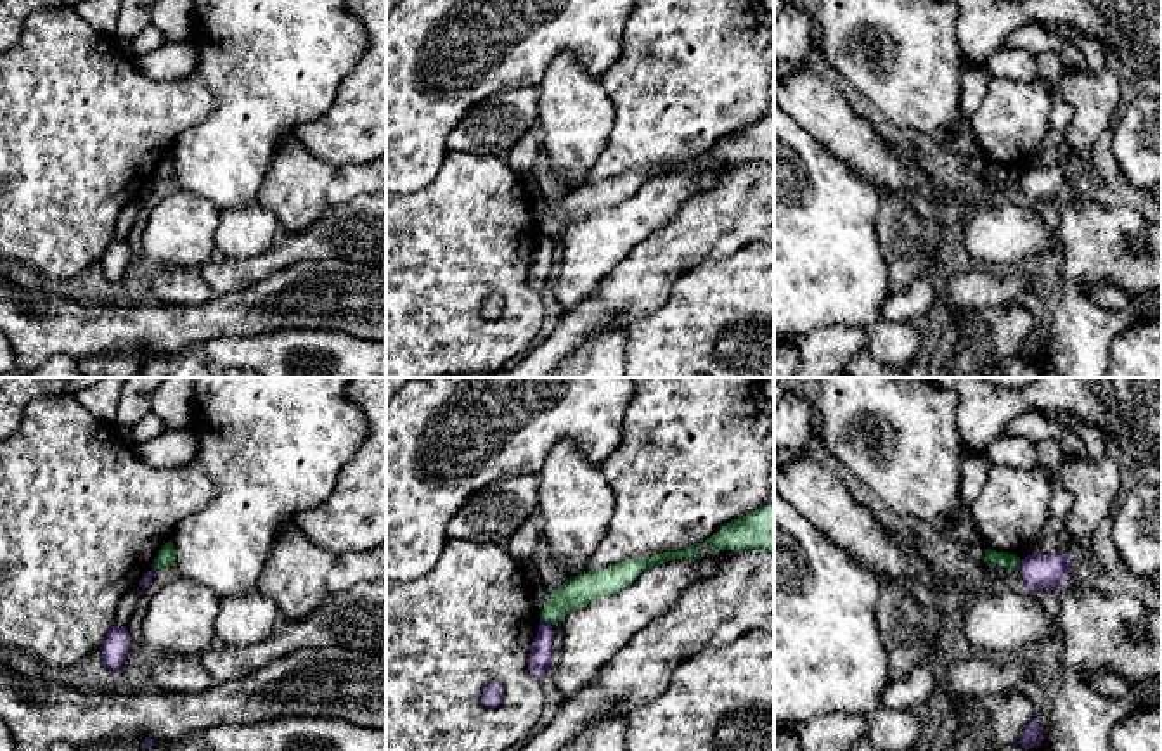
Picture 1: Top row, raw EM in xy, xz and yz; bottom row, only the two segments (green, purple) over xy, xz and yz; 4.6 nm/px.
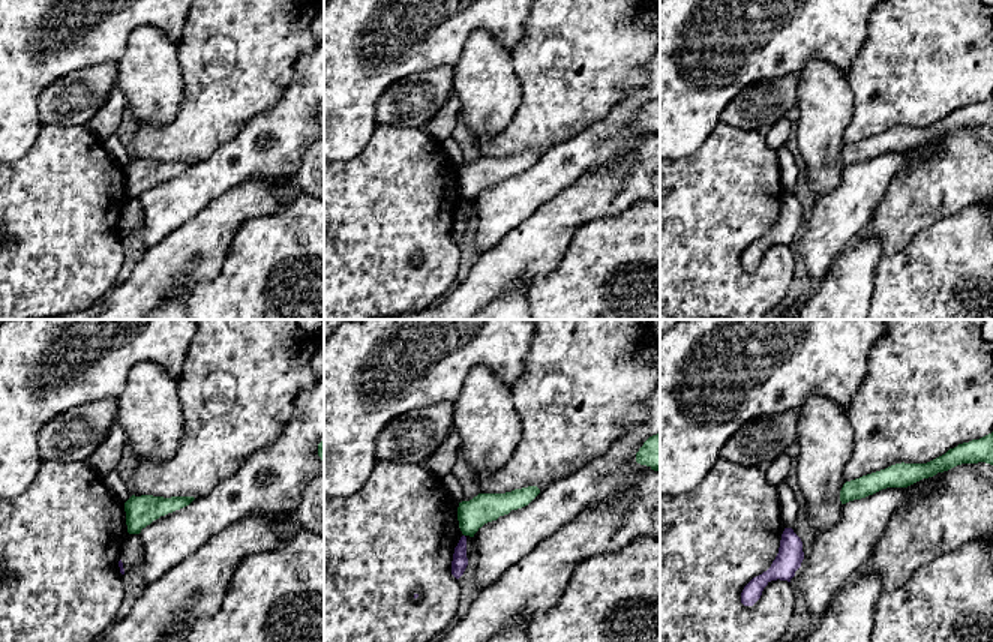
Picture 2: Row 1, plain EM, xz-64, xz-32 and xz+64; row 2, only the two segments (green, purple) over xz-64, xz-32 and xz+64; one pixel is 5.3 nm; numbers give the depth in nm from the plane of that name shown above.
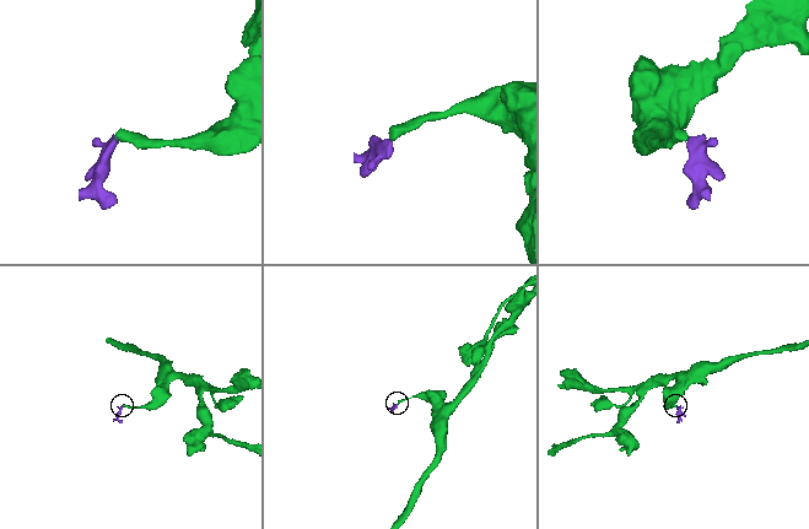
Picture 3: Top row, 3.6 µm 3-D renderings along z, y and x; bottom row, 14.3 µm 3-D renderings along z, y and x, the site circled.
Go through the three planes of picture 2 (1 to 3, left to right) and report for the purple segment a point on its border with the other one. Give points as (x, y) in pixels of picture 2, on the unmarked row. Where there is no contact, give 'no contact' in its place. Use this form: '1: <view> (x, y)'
1: no contact
2: no contact
3: no contact

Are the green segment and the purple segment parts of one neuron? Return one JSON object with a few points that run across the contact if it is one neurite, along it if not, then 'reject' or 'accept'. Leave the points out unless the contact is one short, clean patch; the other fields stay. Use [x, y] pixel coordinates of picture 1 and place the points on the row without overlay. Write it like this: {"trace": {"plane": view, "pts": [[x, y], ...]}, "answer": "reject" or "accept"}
{"trace": {"plane": "xz", "pts": [[541, 232], [549, 237]]}, "answer": "reject"}

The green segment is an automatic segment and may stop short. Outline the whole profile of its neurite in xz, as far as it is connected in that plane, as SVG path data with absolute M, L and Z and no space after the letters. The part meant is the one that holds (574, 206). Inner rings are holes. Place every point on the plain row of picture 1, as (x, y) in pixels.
M696 156L684 163L641 171L625 171L610 180L582 185L571 192L566 192L554 206L547 206L540 234L549 237L563 234L563 230L571 223L582 221L592 213L623 202L648 180L675 173L679 170L700 168L703 168L703 163Z

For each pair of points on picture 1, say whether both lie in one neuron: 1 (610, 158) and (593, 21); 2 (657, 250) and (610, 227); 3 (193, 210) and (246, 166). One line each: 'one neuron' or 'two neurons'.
1: two neurons
2: two neurons
3: two neurons

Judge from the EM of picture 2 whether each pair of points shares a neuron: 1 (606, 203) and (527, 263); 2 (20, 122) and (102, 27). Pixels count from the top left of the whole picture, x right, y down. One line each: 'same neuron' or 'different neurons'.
1: same neuron
2: same neuron

